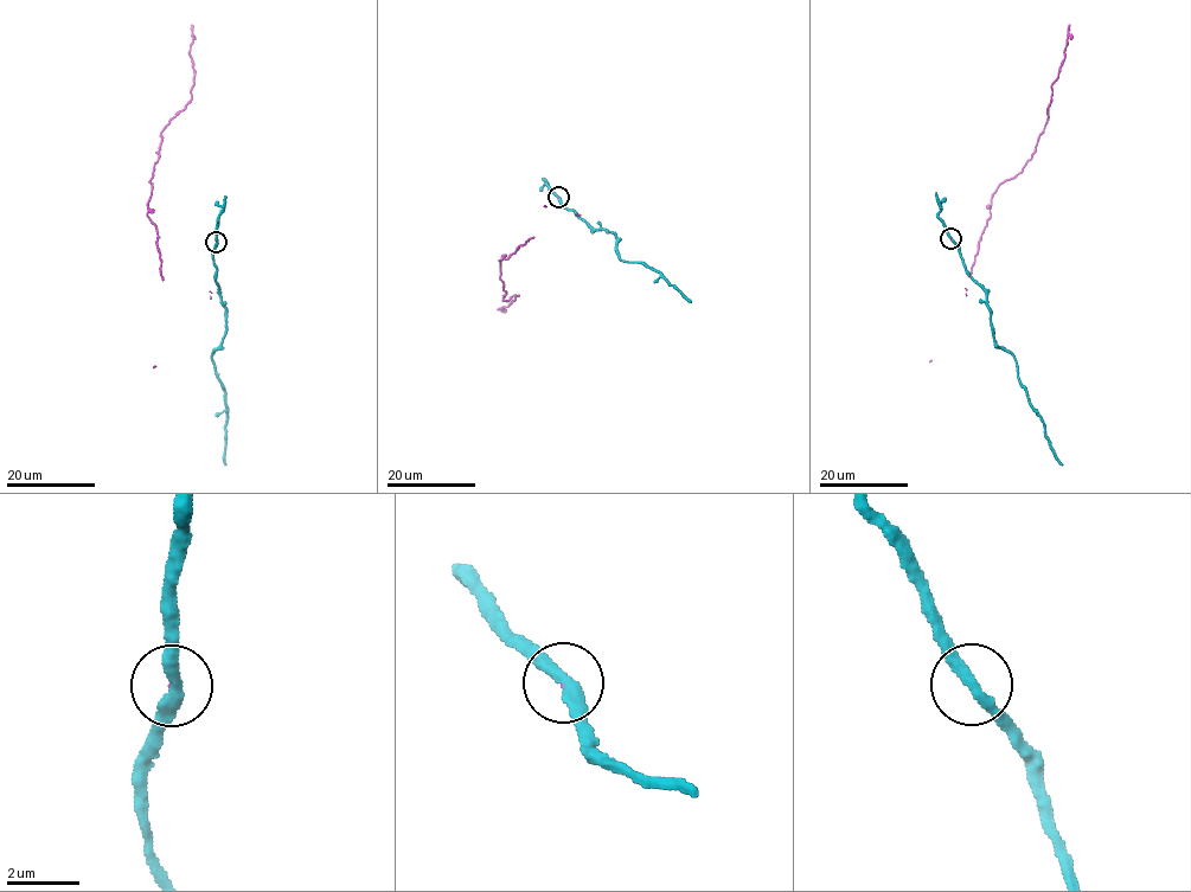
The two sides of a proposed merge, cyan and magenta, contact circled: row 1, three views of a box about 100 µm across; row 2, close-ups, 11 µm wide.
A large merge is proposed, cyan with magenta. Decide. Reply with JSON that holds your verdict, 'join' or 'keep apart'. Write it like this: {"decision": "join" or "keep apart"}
{"decision": "keep apart"}

